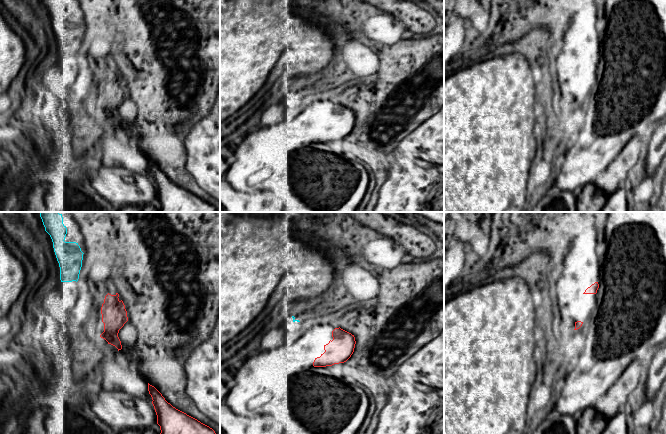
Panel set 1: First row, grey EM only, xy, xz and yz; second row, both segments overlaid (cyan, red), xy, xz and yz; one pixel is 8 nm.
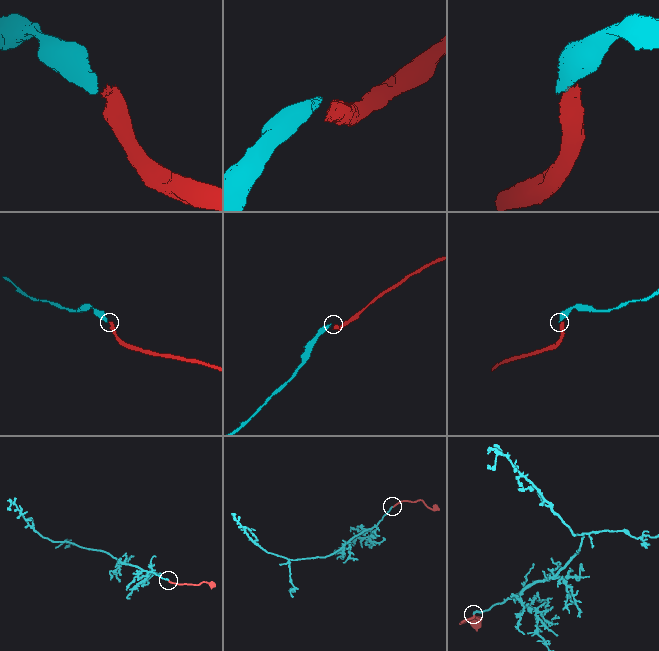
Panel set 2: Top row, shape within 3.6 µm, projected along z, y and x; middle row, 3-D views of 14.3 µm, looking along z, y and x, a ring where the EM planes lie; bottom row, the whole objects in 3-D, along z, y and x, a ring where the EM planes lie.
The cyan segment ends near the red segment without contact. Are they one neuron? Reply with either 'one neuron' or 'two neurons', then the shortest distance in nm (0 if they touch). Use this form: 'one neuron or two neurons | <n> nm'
one neuron | 260 nm

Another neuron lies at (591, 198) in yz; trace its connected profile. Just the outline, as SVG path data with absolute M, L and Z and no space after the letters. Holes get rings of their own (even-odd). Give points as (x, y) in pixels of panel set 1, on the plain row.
M591 182L578 191L576 209L578 212L601 212L606 201L606 193Z

